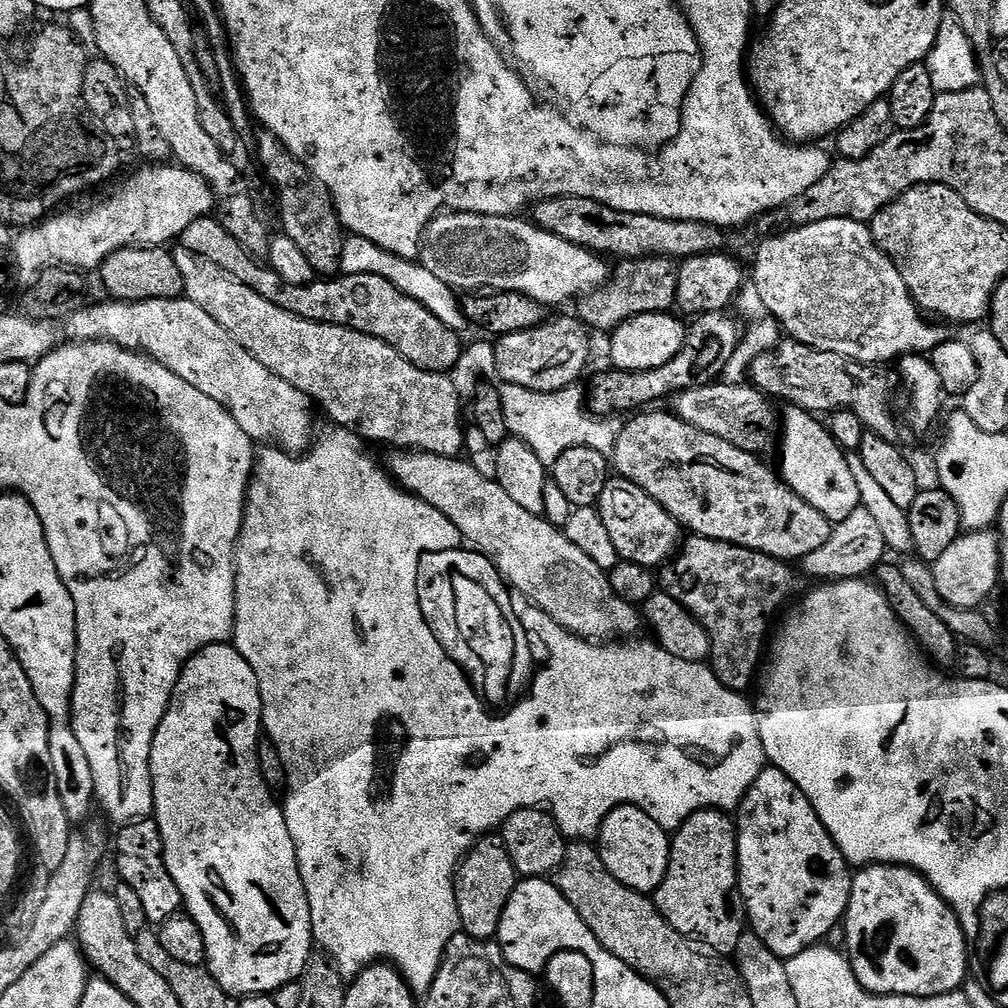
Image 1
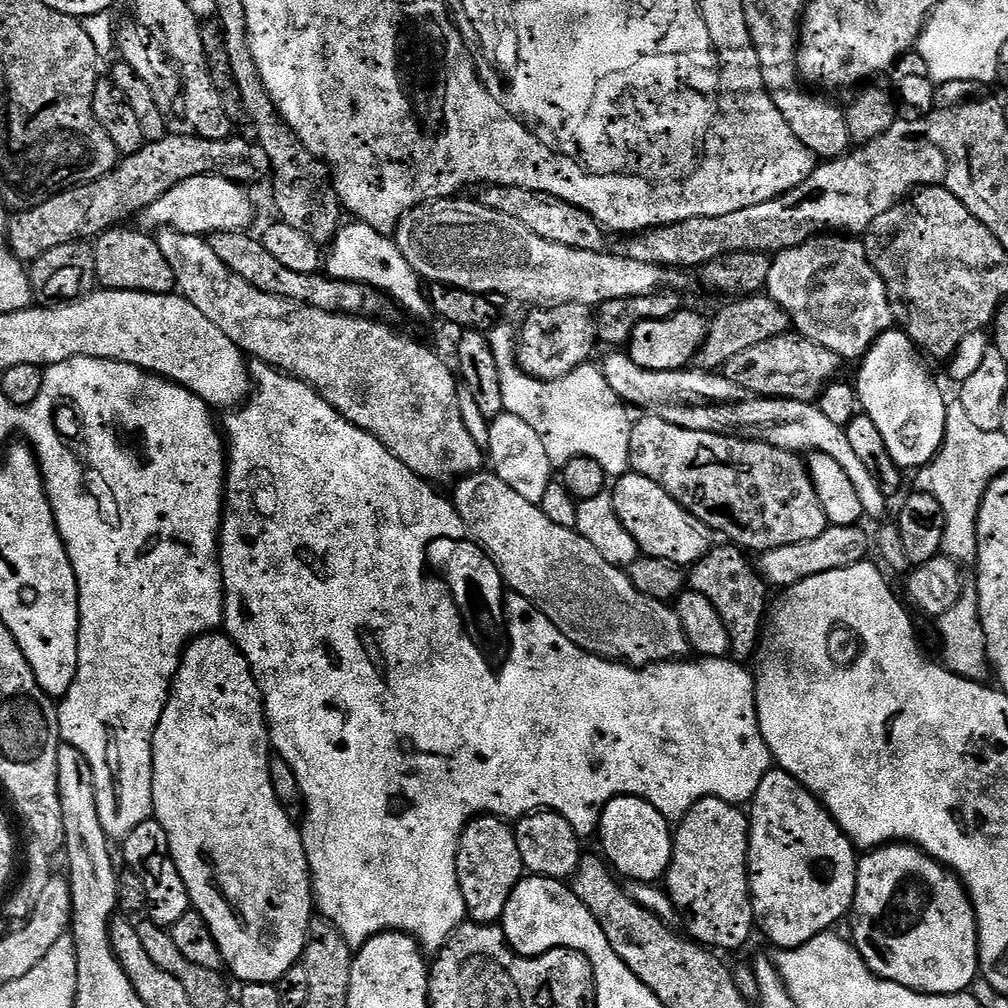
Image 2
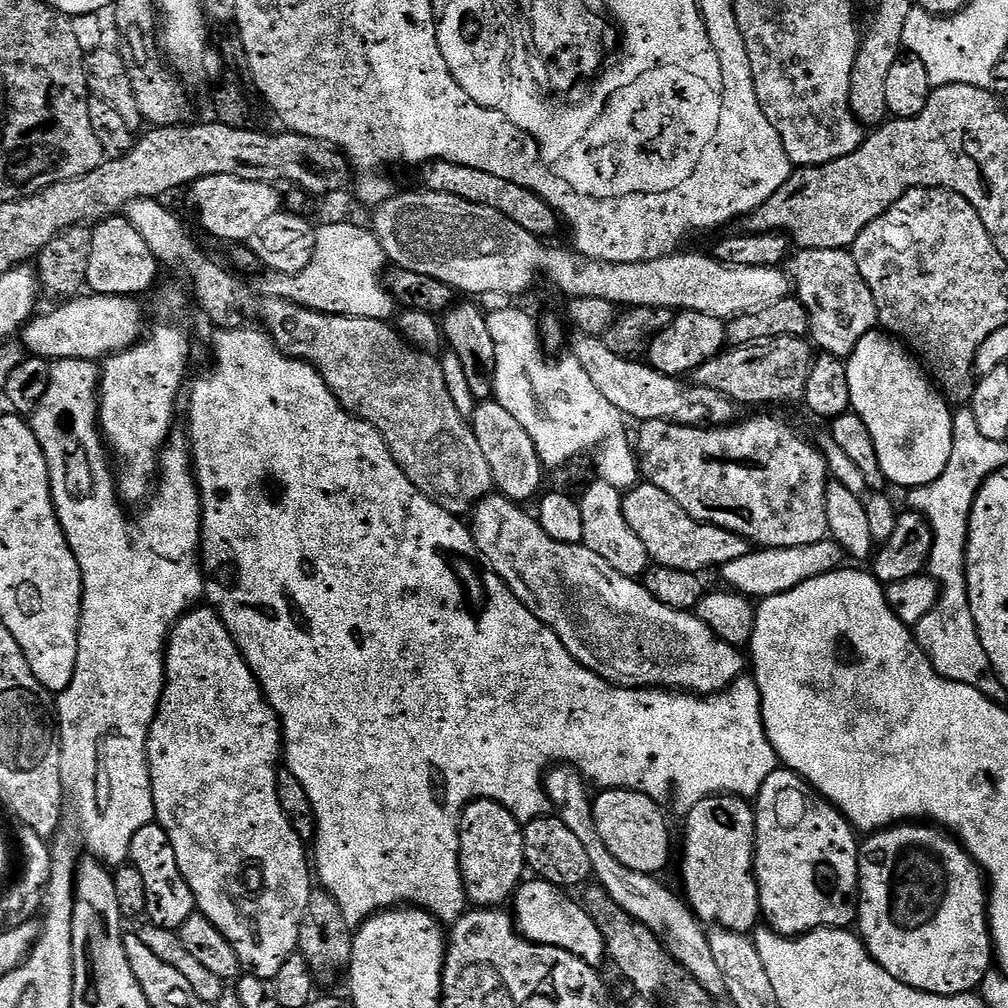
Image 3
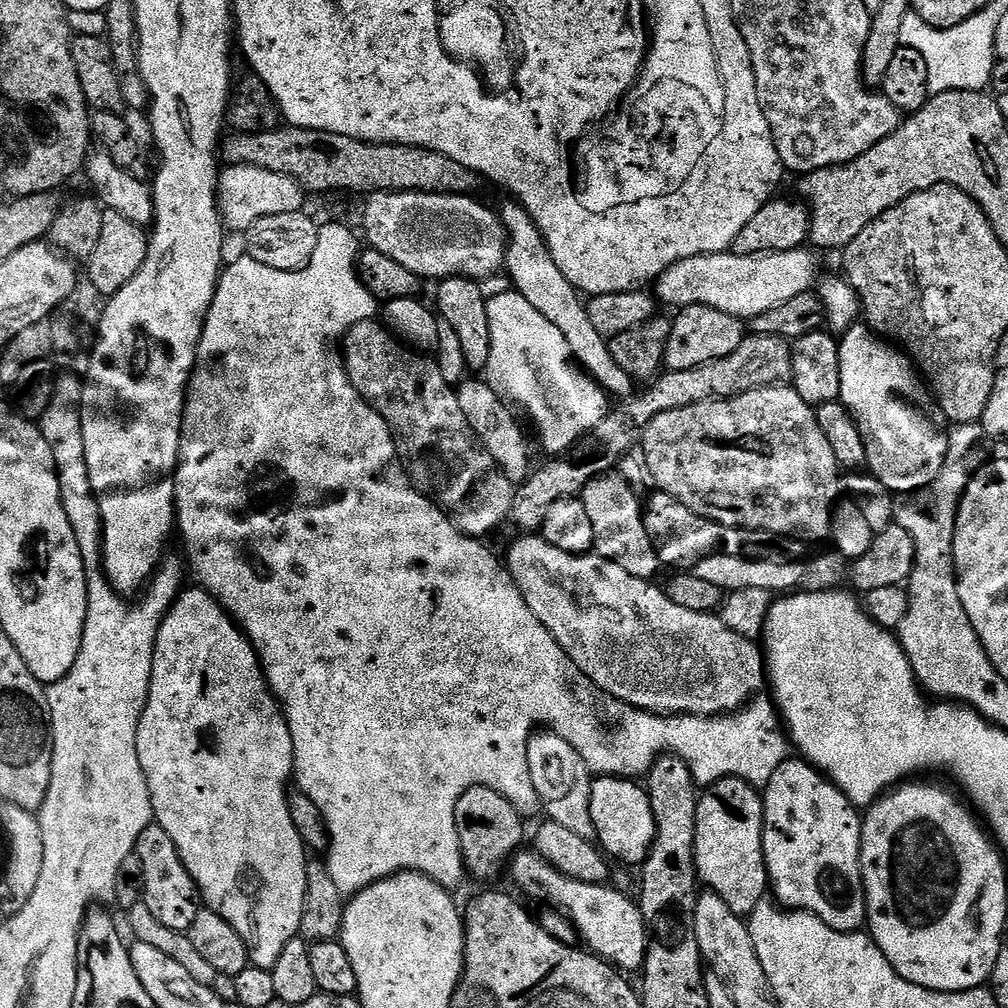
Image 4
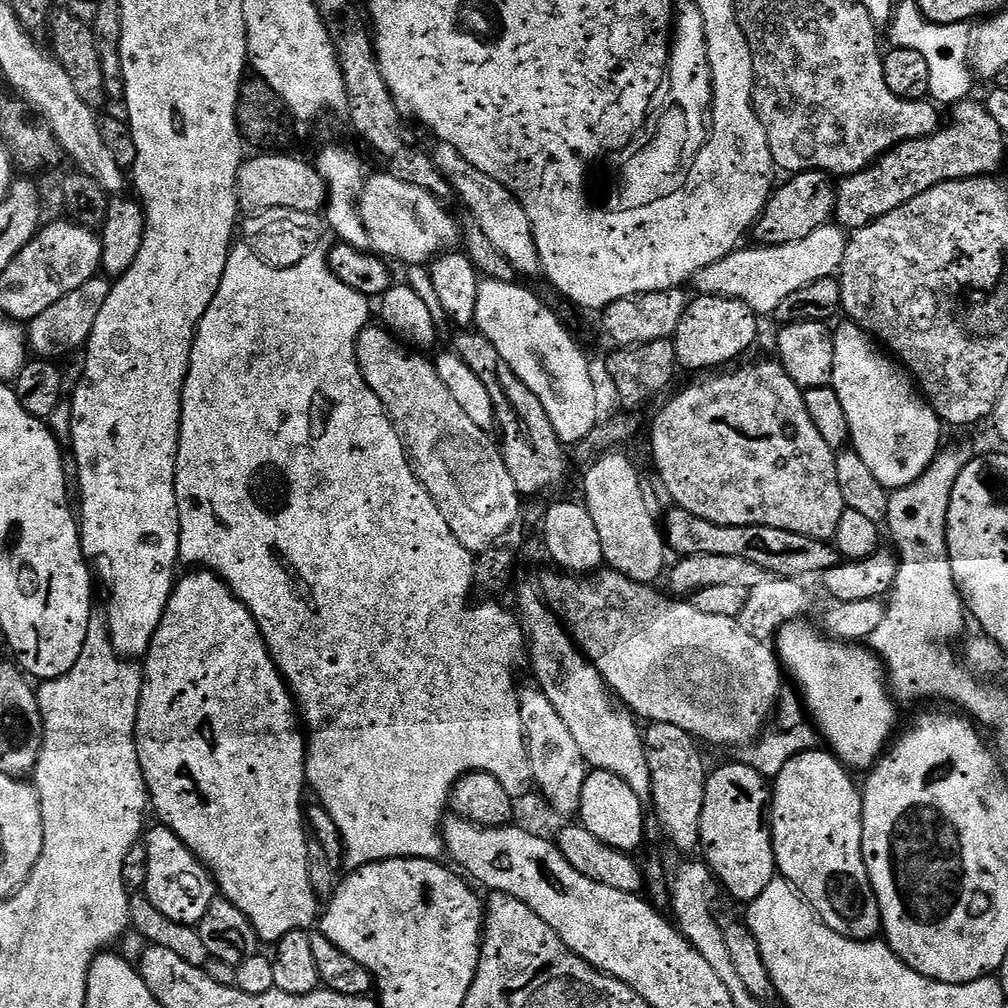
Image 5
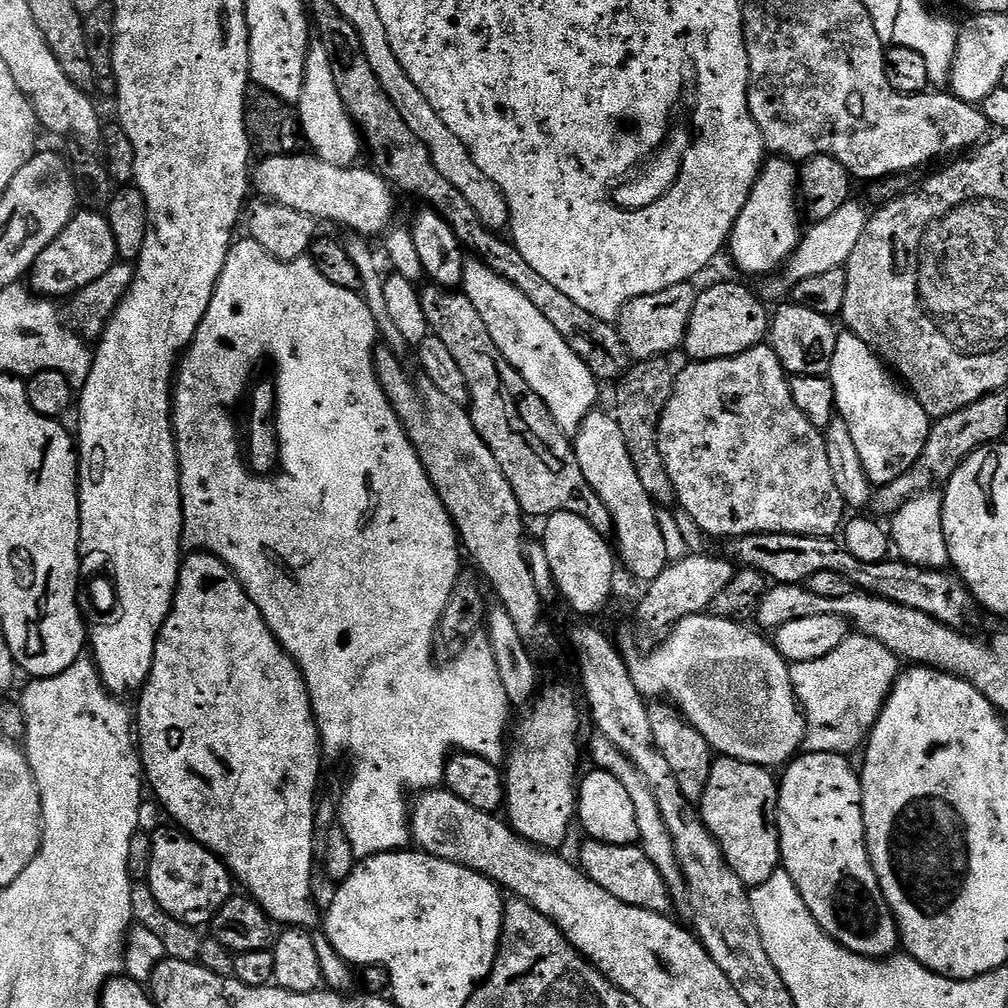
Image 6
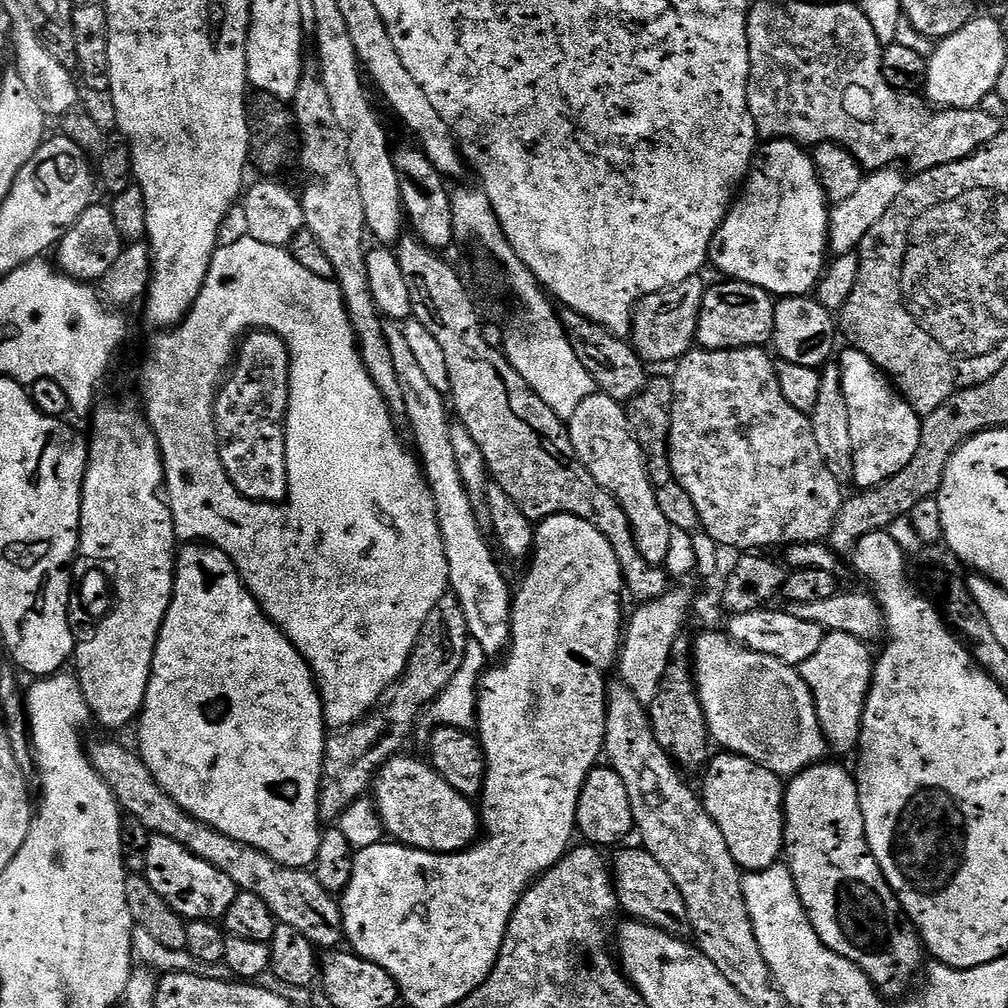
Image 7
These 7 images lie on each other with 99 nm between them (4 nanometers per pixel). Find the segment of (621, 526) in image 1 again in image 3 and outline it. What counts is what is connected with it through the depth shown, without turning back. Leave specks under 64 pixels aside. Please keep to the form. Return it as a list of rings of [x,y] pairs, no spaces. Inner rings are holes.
[[[641,482],[635,488],[627,489],[623,497],[626,522],[630,522],[630,530],[638,534],[642,546],[646,546],[649,561],[674,570],[704,574],[707,568],[719,569],[726,562],[734,562],[734,558],[742,558],[750,550],[744,537],[695,520],[674,502],[674,498],[670,498],[670,494],[666,494],[666,490],[658,490],[658,486]]]

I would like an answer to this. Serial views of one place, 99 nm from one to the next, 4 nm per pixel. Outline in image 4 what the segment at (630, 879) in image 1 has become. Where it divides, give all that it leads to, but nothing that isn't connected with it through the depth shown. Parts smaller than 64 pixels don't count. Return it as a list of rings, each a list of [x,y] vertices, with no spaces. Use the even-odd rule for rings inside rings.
[[[602,776],[593,779],[590,790],[590,818],[594,818],[599,847],[613,861],[621,860],[624,864],[640,866],[652,849],[656,837],[656,822],[647,791],[636,784],[639,783],[635,779],[623,776]]]

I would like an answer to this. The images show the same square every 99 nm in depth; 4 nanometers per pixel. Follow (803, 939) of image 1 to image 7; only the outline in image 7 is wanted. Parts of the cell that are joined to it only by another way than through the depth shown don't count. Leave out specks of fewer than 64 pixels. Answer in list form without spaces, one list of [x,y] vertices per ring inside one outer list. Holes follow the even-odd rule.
[[[829,762],[811,764],[806,771],[800,772],[787,781],[784,790],[784,856],[786,857],[786,866],[794,878],[794,886],[798,890],[798,898],[802,902],[802,906],[806,910],[806,914],[810,918],[810,922],[818,934],[818,938],[822,938],[822,942],[826,946],[830,946],[830,950],[842,954],[842,958],[854,962],[854,966],[858,966],[862,969],[866,974],[866,978],[870,978],[873,984],[876,985],[876,991],[879,992],[881,996],[885,998],[893,998],[892,996],[896,996],[895,998],[904,998],[913,991],[912,983],[915,982],[916,975],[918,975],[918,980],[922,969],[925,967],[926,949],[920,939],[919,932],[917,932],[915,926],[908,921],[908,916],[904,913],[904,908],[898,902],[894,890],[886,882],[886,878],[882,874],[882,870],[878,866],[878,862],[870,850],[868,839],[866,838],[866,830],[864,829],[862,806],[860,805],[860,795],[858,794],[855,775],[853,775],[849,769],[847,772],[840,764],[828,763]]]

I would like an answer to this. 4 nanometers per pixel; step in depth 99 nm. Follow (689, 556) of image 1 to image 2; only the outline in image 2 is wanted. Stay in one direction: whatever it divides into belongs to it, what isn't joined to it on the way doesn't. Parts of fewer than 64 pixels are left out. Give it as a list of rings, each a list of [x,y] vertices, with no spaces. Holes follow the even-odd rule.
[[[723,546],[724,548],[713,547],[708,555],[703,556],[701,560],[691,565],[690,571],[686,576],[686,584],[691,591],[705,596],[710,602],[710,606],[714,606],[714,610],[718,612],[724,626],[729,634],[729,642],[731,644],[730,652],[737,661],[748,662],[755,657],[756,645],[760,642],[762,629],[766,623],[766,613],[770,608],[770,599],[768,600],[769,585],[765,584],[764,577],[759,571],[747,560],[749,557],[745,555],[741,549],[735,546]]]

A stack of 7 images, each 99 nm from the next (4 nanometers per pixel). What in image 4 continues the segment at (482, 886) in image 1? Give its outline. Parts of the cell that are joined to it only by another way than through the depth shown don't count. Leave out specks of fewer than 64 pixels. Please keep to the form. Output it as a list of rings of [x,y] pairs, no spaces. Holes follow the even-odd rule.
[[[474,786],[466,790],[462,798],[458,798],[458,810],[454,810],[454,818],[467,875],[476,880],[496,880],[503,872],[505,875],[510,858],[521,851],[525,817],[514,810],[512,803],[502,798],[498,790],[490,790],[490,786]]]

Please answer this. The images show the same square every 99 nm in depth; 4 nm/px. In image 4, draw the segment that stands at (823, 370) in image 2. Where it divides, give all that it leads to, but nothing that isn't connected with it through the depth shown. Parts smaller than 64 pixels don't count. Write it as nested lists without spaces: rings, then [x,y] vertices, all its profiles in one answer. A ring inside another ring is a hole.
[[[745,335],[742,346],[726,358],[714,358],[714,362],[702,362],[691,370],[661,371],[647,385],[640,397],[625,399],[613,407],[577,442],[573,448],[548,458],[544,465],[537,467],[520,484],[515,485],[508,520],[521,533],[536,534],[543,529],[550,506],[559,500],[571,500],[583,493],[584,487],[592,480],[611,473],[632,448],[641,443],[646,426],[658,414],[666,410],[678,410],[682,406],[694,406],[707,400],[728,400],[755,388],[771,384],[783,384],[792,379],[792,344],[780,336]]]

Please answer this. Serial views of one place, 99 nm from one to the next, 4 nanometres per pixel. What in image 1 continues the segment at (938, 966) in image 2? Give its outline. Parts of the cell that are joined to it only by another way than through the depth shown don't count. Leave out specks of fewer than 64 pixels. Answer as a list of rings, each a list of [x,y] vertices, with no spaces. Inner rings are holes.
[[[870,864],[861,867],[852,878],[850,902],[848,903],[848,909],[844,911],[843,928],[844,940],[848,943],[846,955],[848,961],[852,963],[854,974],[858,978],[860,985],[867,992],[873,992],[876,996],[941,996],[947,992],[963,989],[965,981],[969,979],[970,949],[968,940],[964,937],[960,920],[956,917],[955,910],[936,893],[934,886],[930,886],[930,882],[921,872],[916,872],[912,868],[902,868],[898,864]]]

